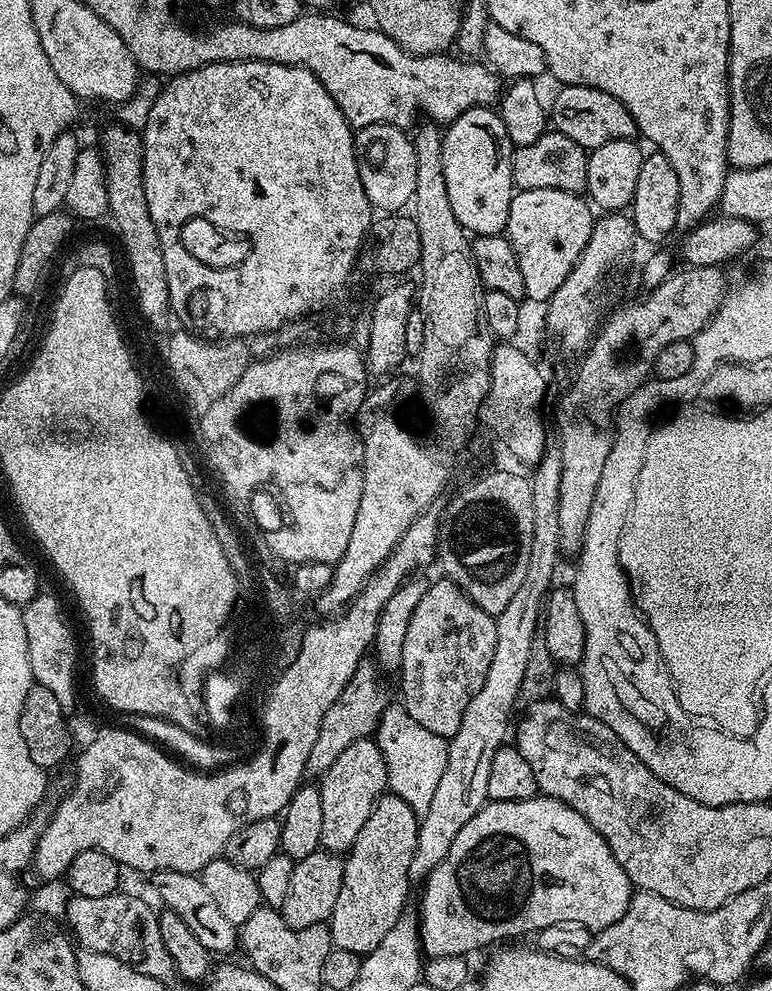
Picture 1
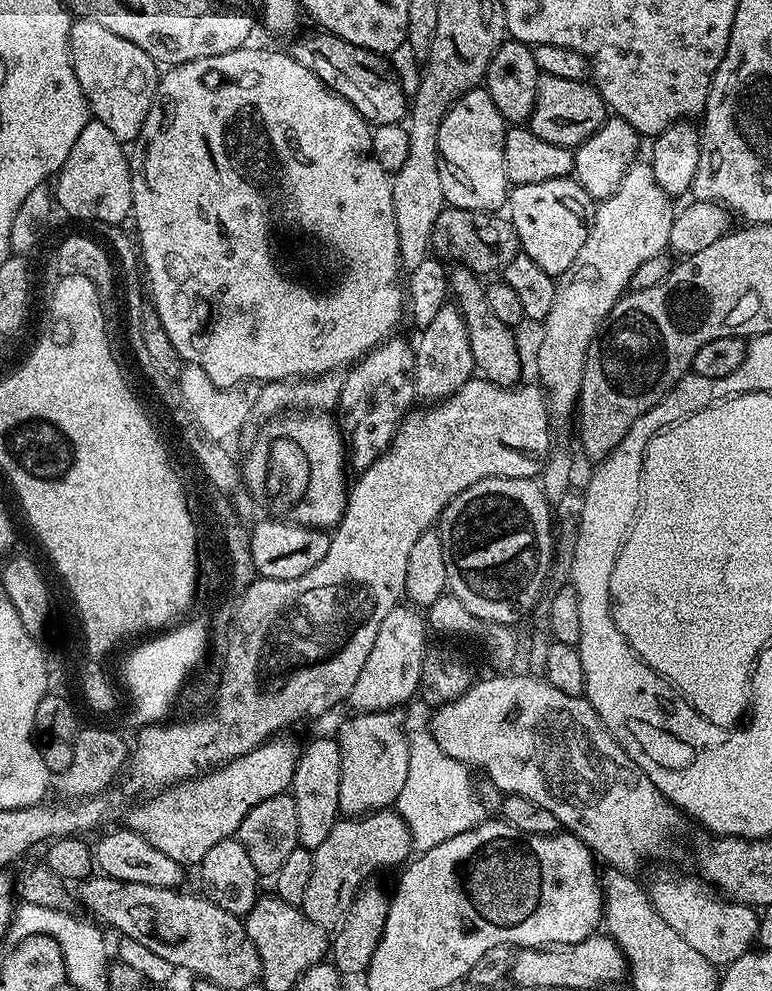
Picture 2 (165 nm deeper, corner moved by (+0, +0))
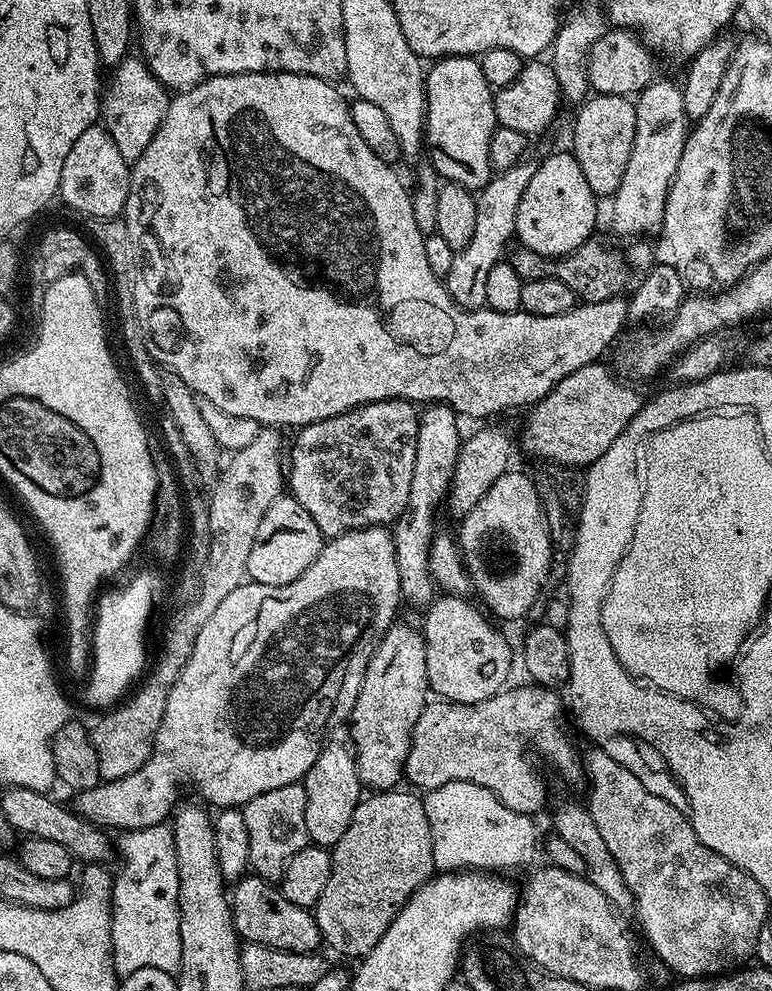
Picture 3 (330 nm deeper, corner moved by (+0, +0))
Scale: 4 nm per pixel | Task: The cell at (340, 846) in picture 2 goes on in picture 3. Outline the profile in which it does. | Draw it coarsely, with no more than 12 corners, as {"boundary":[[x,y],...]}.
{"boundary":[[415,791],[365,795],[330,849],[314,915],[344,956],[374,950],[434,875]]}

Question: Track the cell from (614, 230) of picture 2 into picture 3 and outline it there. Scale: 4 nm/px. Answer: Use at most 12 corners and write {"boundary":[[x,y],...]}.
{"boundary":[[682,87],[635,97],[634,150],[611,197],[620,238],[664,227],[690,121]]}

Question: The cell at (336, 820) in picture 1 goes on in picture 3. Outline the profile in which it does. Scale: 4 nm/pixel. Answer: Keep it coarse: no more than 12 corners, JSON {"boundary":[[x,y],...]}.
{"boundary":[[393,623],[350,717],[361,785],[405,779],[430,703],[424,634]]}

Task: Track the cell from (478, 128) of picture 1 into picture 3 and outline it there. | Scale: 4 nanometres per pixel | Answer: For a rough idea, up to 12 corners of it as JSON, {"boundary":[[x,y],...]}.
{"boundary":[[445,56],[424,82],[426,156],[486,186],[498,126],[479,59]]}

